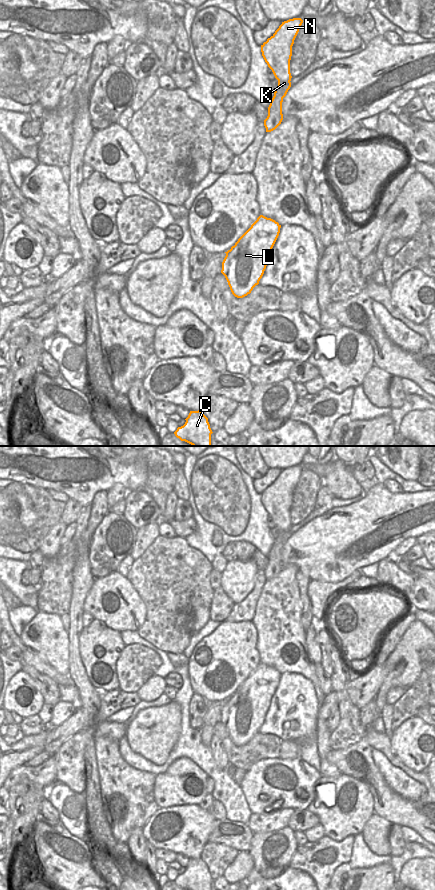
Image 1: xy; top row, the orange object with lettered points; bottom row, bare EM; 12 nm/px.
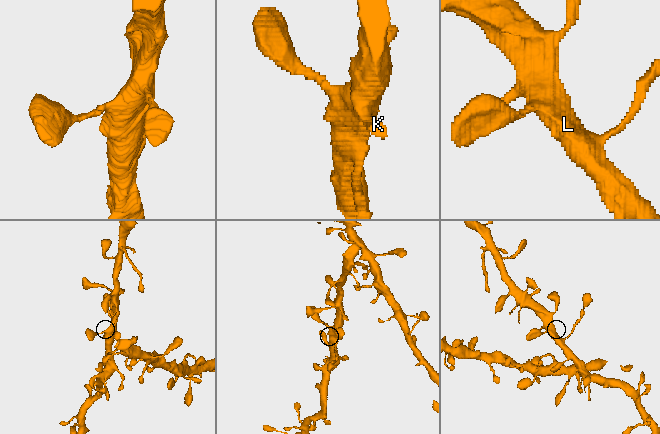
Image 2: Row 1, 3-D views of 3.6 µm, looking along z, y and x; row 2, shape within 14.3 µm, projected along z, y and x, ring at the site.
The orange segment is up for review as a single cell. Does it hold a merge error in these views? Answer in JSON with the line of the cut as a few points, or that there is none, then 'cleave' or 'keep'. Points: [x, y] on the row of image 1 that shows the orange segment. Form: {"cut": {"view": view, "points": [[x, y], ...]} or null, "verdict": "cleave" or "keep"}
{"cut": null, "verdict": "keep"}

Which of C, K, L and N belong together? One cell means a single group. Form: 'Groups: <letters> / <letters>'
Groups: C K L N

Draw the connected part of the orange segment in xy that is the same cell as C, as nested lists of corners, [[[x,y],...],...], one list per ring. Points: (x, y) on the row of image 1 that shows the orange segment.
[[[201,410],[190,411],[183,426],[174,432],[181,441],[192,446],[211,446],[211,434],[213,433],[208,418]]]

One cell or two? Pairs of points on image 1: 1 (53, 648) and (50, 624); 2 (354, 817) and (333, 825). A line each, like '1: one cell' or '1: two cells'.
1: one cell
2: one cell

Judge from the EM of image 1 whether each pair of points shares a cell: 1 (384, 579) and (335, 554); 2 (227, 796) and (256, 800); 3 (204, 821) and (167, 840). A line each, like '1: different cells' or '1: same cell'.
1: different cells
2: different cells
3: same cell

